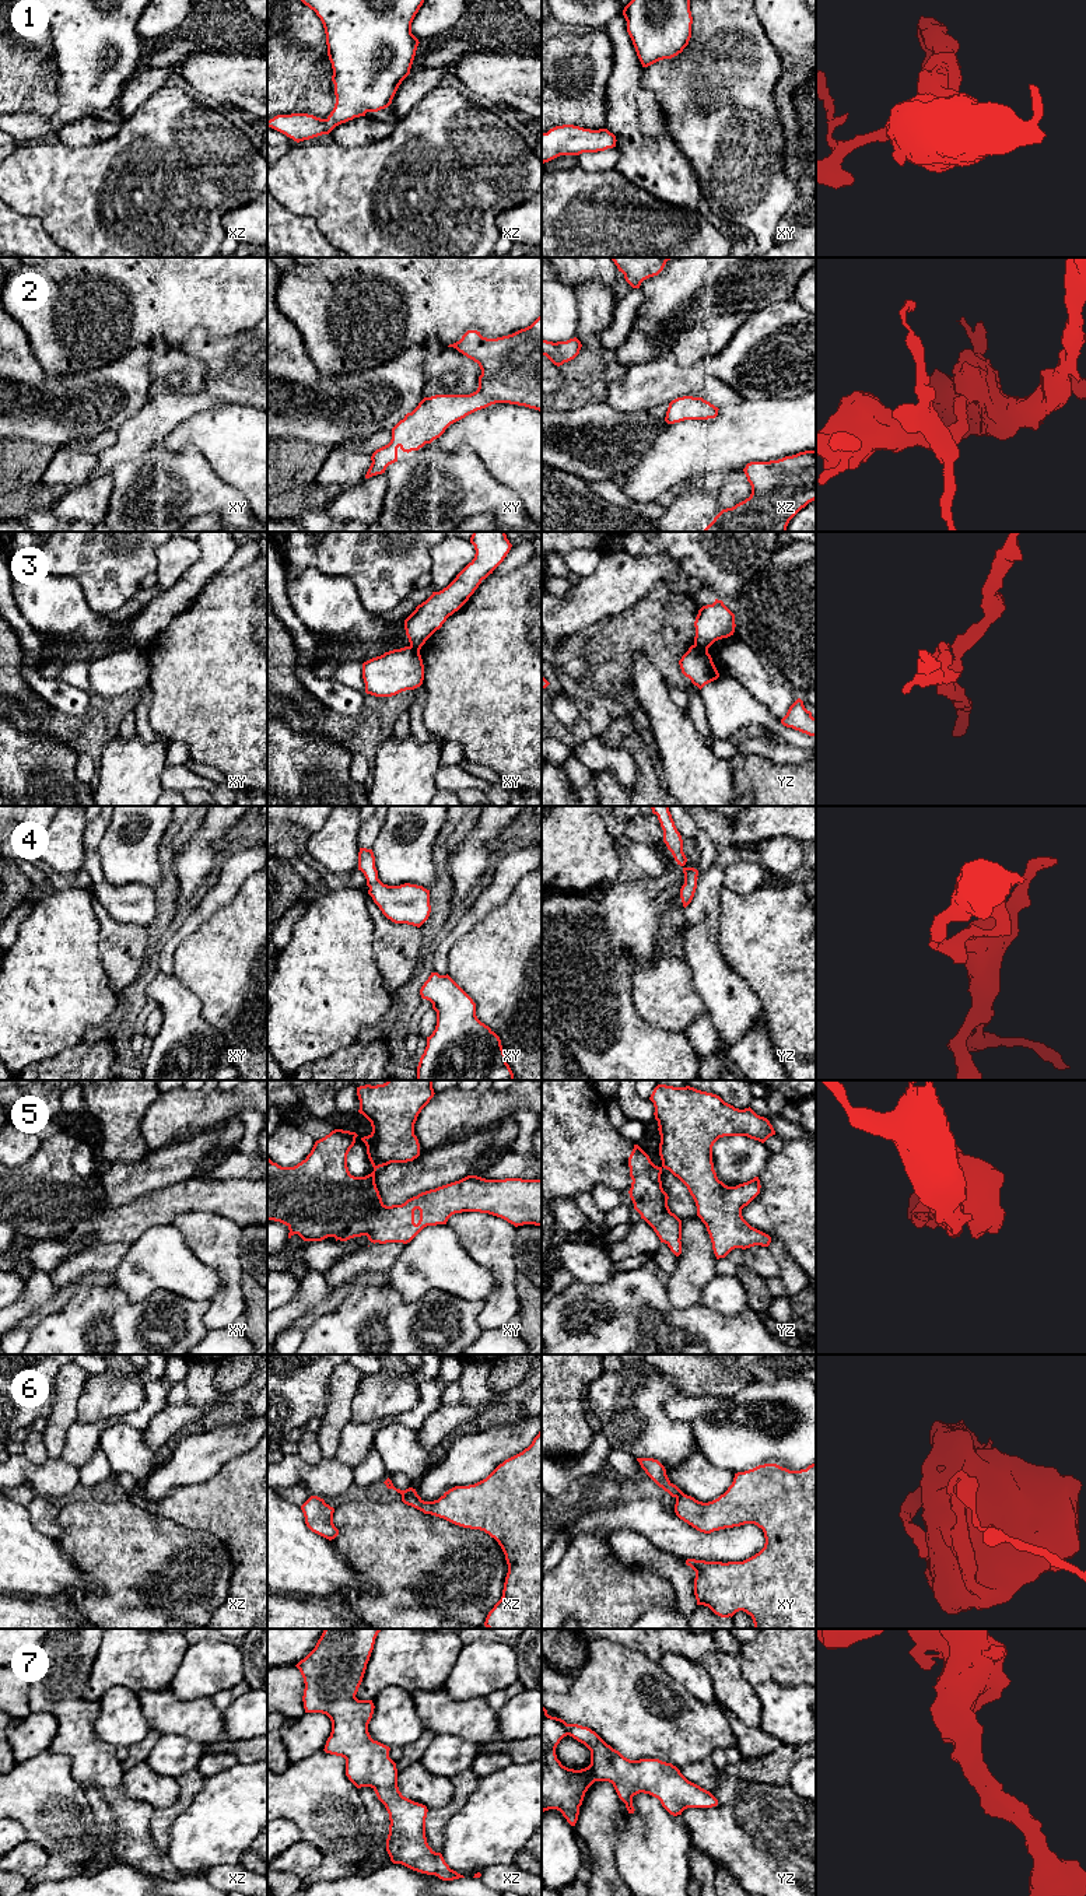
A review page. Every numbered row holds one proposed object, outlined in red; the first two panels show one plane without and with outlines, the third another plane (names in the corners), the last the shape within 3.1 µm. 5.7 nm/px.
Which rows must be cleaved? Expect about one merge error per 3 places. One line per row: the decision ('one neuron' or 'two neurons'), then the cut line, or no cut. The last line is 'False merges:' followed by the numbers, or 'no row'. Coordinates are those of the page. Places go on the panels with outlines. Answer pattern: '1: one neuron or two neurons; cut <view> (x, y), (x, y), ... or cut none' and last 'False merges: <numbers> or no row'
1: one neuron; cut none
2: one neuron; cut none
3: two neurons; cut yz (693, 645), (707, 651)
4: one neuron; cut none
5: one neuron; cut none
6: two neurons; cut xy (682, 1492), (676, 1497)
7: one neuron; cut none
False merges: 3, 6

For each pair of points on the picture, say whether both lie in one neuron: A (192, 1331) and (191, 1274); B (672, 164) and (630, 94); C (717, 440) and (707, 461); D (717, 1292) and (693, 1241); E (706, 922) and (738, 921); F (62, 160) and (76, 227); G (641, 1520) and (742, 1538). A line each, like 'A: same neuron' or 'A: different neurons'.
A: different neurons
B: same neuron
C: same neuron
D: different neurons
E: different neurons
F: same neuron
G: same neuron

